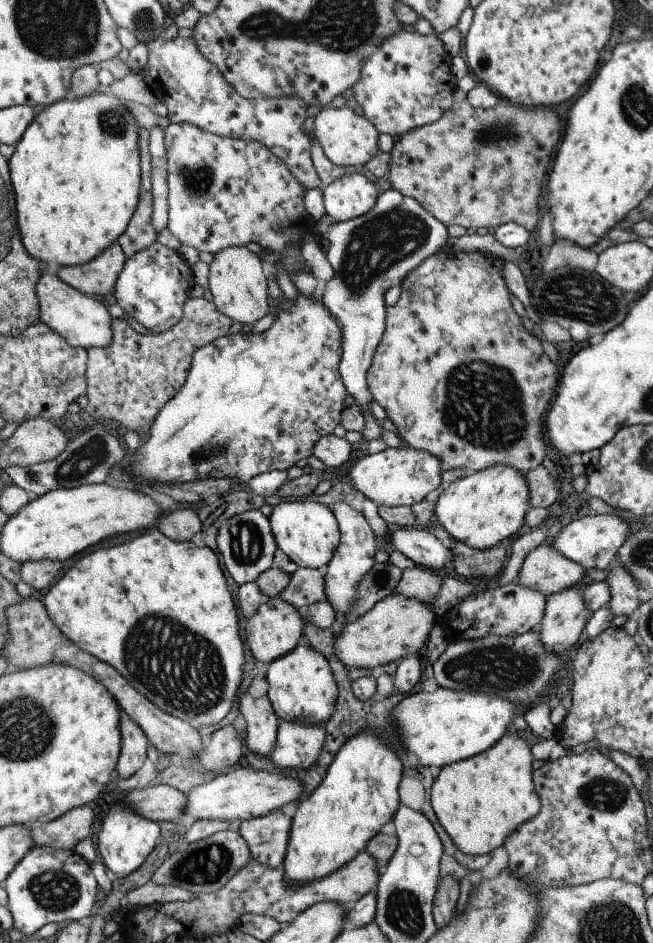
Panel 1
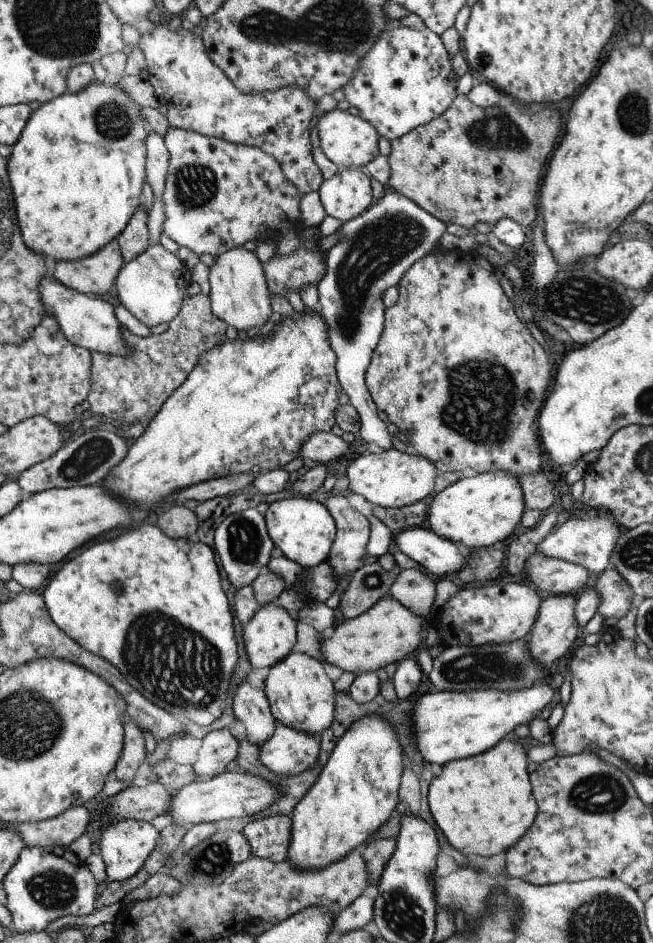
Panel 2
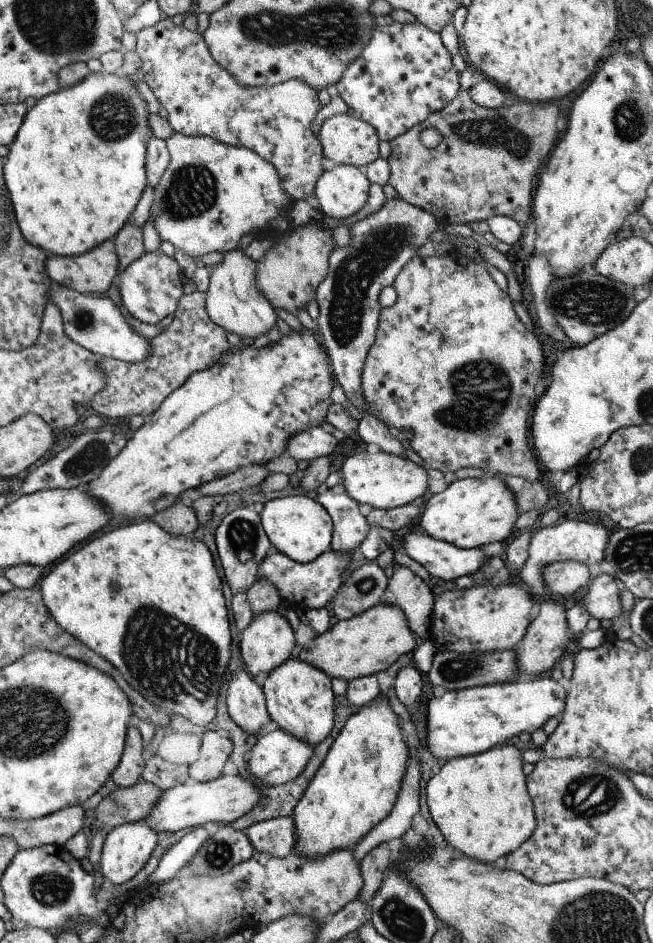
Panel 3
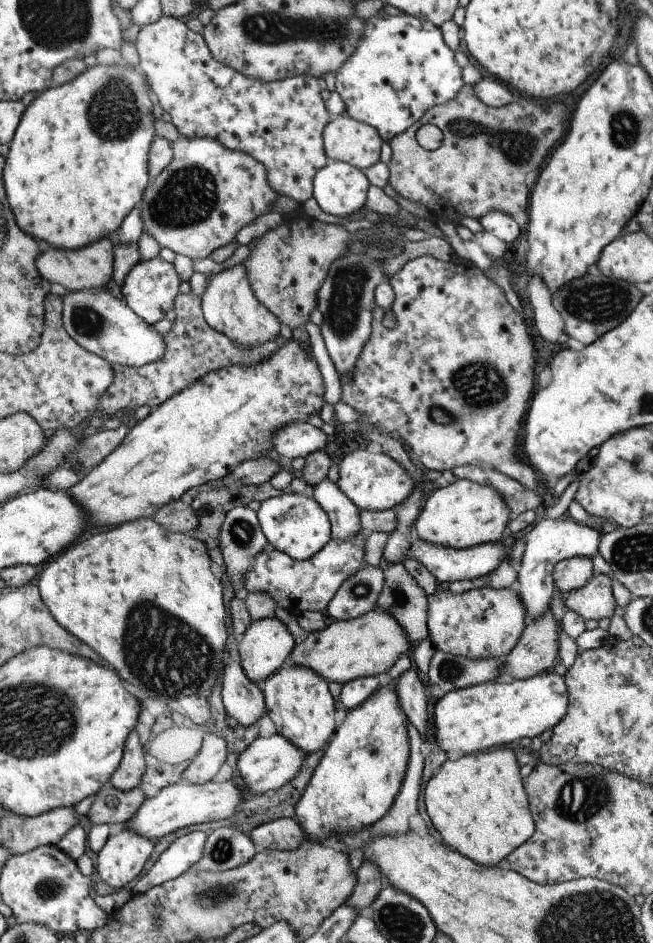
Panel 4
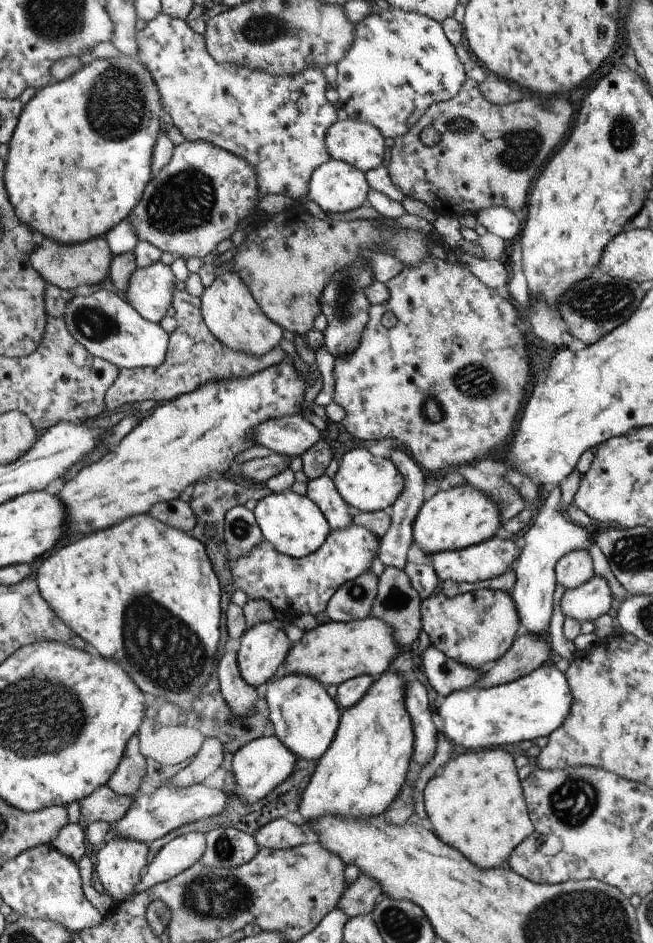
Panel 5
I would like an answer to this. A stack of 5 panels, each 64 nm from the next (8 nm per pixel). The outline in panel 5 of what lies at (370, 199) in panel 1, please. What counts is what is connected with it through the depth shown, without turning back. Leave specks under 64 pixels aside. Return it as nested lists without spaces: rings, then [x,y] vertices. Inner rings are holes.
[[[331,158],[312,174],[309,194],[301,202],[313,200],[325,213],[348,212],[367,204],[369,189],[365,172]]]

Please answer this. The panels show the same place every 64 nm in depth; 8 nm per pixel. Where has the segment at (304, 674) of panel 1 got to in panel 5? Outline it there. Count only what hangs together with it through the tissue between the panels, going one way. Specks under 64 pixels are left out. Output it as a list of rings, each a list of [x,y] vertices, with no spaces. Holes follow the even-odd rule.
[[[278,673],[267,683],[264,697],[270,713],[266,714],[274,725],[275,735],[298,759],[319,760],[332,744],[337,734],[338,704],[328,696],[322,682],[310,675]]]

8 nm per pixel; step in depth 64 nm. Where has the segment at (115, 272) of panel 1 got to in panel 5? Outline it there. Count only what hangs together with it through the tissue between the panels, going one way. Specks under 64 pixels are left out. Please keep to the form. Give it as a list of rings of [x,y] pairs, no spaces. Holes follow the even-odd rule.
[[[104,236],[78,245],[63,245],[50,239],[43,239],[43,245],[31,255],[30,262],[48,284],[73,291],[78,286],[92,286],[104,282],[110,274],[113,254]]]

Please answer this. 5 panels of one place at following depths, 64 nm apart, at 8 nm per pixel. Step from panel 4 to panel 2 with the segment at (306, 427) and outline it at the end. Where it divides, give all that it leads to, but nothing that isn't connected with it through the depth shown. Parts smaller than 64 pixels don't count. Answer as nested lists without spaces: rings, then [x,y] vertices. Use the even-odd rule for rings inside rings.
[[[330,431],[314,433],[303,443],[301,458],[311,458],[316,462],[338,462],[350,448],[350,444]]]

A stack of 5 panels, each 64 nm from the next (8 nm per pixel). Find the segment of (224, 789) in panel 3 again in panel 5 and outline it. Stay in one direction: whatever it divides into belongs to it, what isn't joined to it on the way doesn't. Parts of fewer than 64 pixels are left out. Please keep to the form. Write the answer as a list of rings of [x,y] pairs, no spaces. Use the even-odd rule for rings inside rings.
[[[203,783],[189,787],[162,785],[152,795],[137,796],[129,812],[120,821],[112,823],[116,828],[114,837],[138,839],[140,842],[154,842],[182,824],[204,820],[222,814],[228,806],[228,795],[221,788],[206,787]]]

